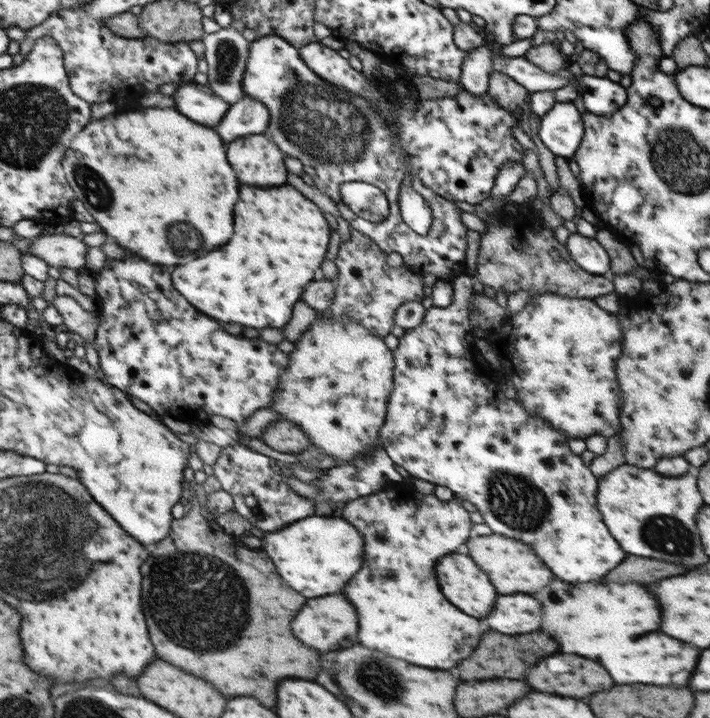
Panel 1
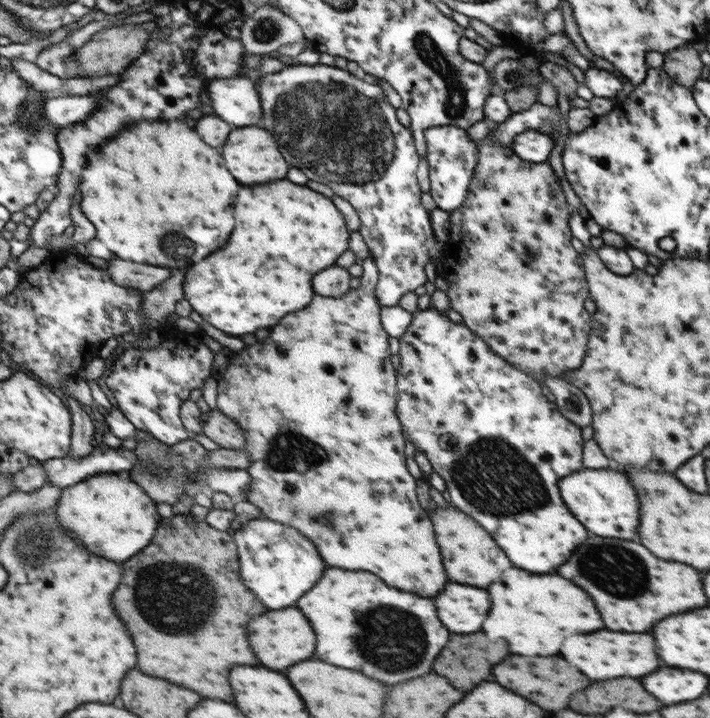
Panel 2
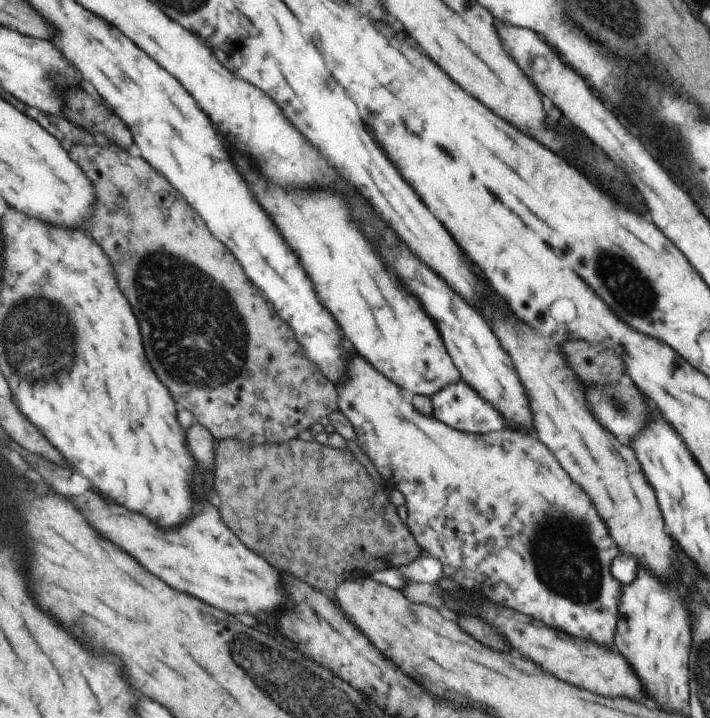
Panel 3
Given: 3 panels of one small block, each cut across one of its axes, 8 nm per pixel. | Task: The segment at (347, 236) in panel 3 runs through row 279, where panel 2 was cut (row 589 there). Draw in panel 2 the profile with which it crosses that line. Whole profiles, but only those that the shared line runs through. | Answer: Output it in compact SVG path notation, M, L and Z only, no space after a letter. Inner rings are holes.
M325 570L321 582L297 602L297 608L309 618L309 626L317 630L317 660L359 670L367 678L383 684L397 684L429 672L431 662L436 660L437 653L451 636L451 632L437 620L431 600L389 588L377 576L367 572ZM385 606L401 610L405 614L403 624L385 624Z

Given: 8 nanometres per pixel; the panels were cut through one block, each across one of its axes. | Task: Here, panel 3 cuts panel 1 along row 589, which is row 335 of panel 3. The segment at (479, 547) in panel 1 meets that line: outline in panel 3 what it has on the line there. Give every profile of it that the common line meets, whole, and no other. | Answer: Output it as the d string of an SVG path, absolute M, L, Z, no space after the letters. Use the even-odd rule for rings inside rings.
M489 286L477 306L481 316L493 324L493 332L497 332L501 348L509 352L509 360L513 360L513 368L517 368L521 384L525 384L537 440L541 440L541 444L549 444L549 448L553 448L553 456L565 464L565 472L569 472L569 476L573 476L573 480L577 480L577 484L593 496L597 512L609 520L613 540L621 544L621 550L633 554L639 564L649 564L649 568L653 568L653 572L661 572L661 576L673 572L673 560L669 556L671 540L663 534L663 520L655 504L653 490L647 486L633 452L625 444L619 444L613 434L603 430L587 410L583 388L573 376L561 350L549 346L529 324L521 322L501 302L501 298L489 290Z

